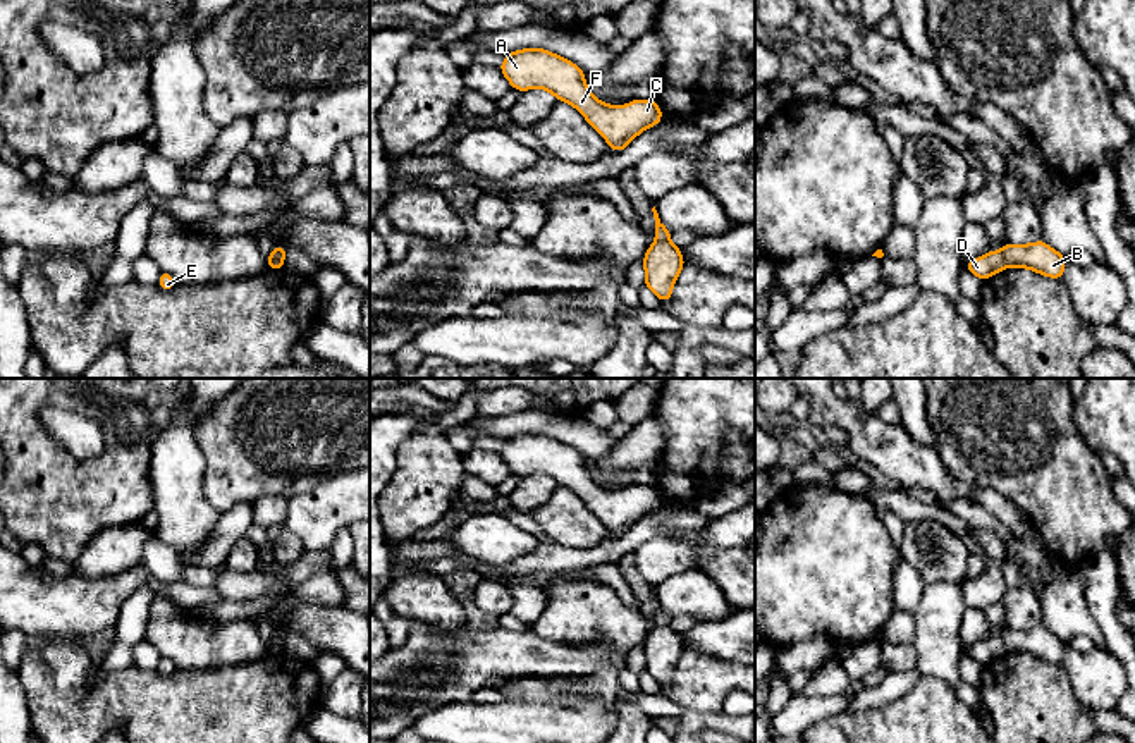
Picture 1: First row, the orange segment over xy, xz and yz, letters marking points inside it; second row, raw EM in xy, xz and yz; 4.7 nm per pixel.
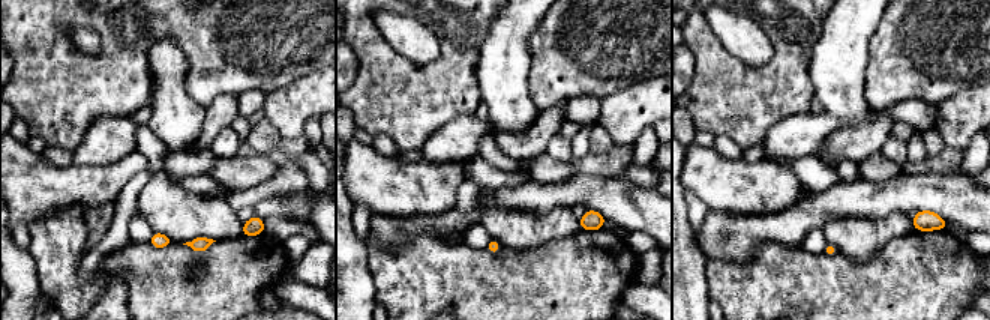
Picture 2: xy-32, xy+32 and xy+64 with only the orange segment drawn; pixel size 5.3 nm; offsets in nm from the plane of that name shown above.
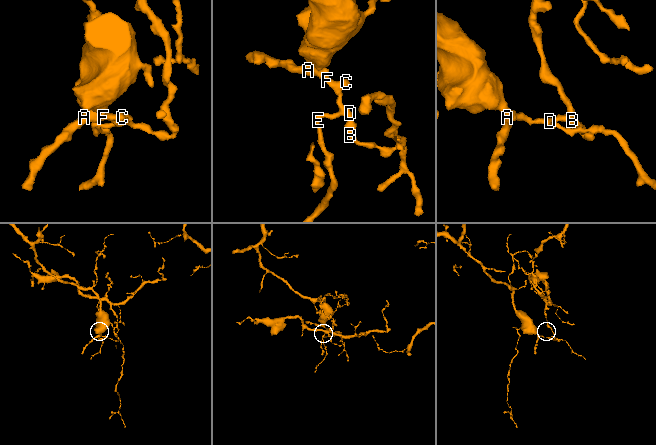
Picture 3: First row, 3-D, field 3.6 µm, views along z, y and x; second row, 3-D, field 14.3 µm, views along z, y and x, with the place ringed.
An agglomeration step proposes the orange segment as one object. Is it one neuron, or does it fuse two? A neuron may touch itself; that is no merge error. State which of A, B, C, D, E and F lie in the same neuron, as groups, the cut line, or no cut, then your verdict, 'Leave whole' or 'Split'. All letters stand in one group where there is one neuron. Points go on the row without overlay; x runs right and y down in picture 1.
Groups: A C D E F / B. Split along yz (1000, 637), (1006, 650). Split

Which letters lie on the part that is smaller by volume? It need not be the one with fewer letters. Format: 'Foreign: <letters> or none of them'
Foreign: B

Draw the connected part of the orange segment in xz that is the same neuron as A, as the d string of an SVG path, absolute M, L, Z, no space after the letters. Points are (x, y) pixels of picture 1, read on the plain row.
M542 433L511 437L499 454L518 476L540 473L573 490L614 537L626 535L640 518L662 507L653 485L623 492L602 488L586 473L585 457L576 449Z

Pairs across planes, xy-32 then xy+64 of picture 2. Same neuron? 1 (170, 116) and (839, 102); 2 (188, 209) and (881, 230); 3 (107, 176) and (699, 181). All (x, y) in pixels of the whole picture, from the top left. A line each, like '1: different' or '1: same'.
1: same
2: same
3: same

